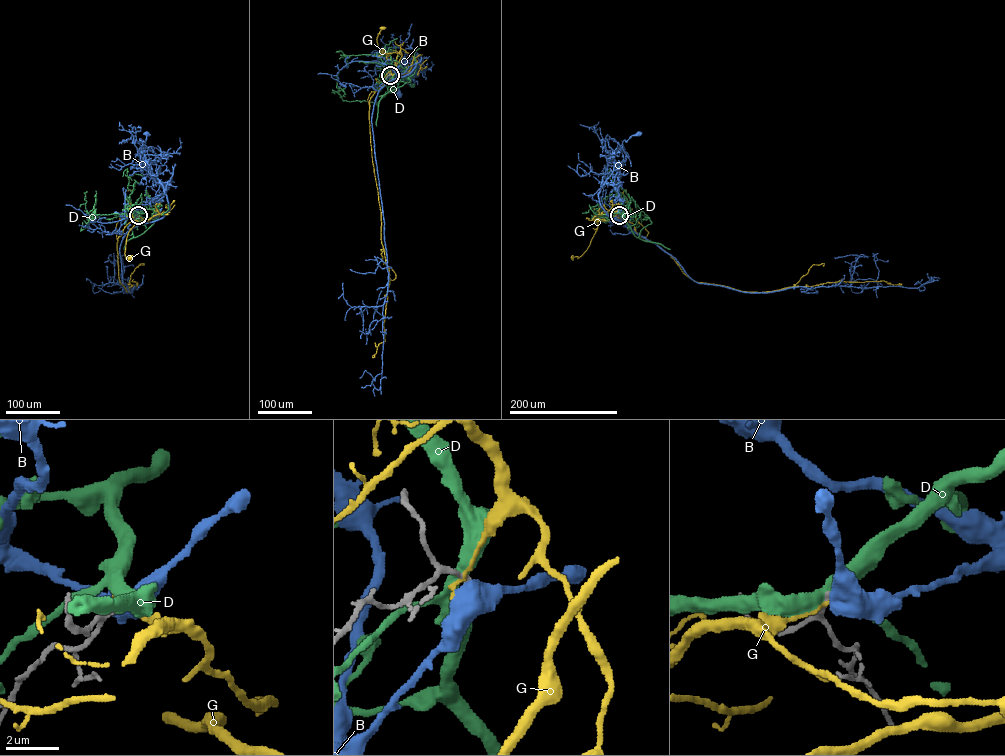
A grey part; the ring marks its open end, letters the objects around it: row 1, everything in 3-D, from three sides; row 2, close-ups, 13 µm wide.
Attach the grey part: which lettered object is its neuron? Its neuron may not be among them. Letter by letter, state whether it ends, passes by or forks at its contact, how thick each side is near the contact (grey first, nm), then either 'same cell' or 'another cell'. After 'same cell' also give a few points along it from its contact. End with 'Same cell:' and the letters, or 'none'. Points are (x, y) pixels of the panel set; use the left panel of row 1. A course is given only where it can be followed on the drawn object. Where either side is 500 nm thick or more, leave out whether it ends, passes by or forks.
B: calibres 170 and 750 nm; another cell
D: it passes by; calibres 200 and 480 nm; another cell
G: it ends; calibres 200 and 150 nm; another cell
Same cell: none

